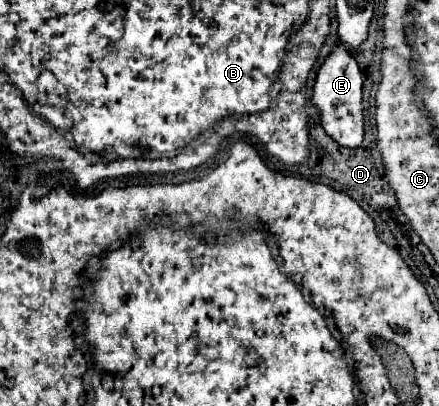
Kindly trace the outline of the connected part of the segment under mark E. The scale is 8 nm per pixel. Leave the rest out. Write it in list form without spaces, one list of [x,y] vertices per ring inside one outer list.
[[[338,44],[336,50],[326,58],[318,70],[312,102],[322,114],[322,126],[332,140],[346,148],[358,148],[364,140],[364,106],[362,106],[362,72],[356,60],[348,54],[344,44]]]

